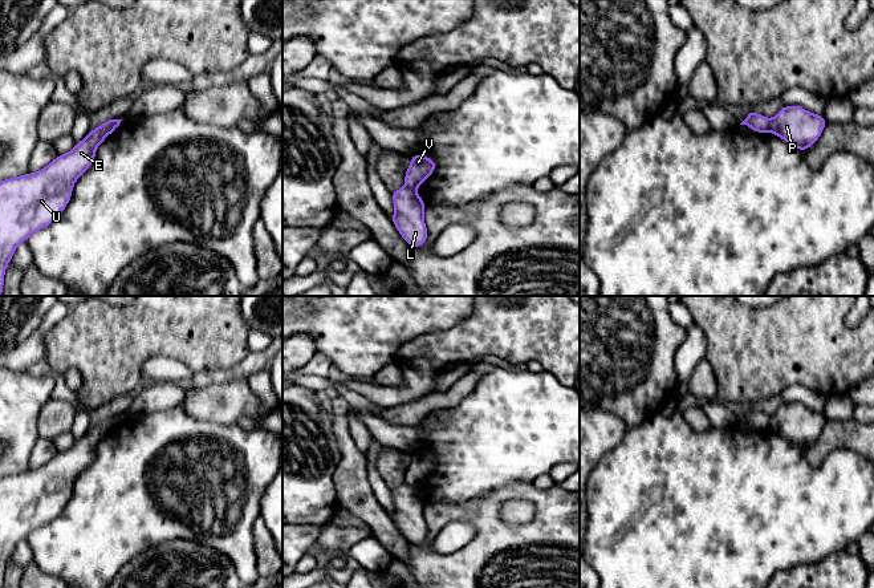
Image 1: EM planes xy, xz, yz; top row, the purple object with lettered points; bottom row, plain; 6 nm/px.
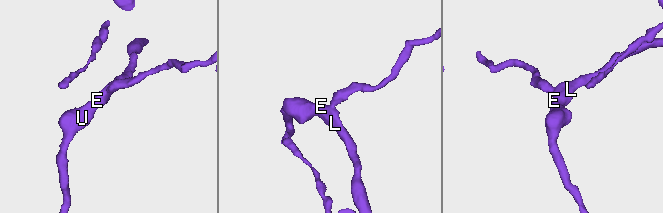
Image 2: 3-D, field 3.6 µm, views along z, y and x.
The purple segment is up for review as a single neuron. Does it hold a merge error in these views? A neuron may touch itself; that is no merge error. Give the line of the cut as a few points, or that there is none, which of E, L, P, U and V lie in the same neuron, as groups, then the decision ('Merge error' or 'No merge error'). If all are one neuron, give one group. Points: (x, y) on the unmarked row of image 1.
Split along yz (768, 417), (769, 428). Groups: E L P U / V. Merge error

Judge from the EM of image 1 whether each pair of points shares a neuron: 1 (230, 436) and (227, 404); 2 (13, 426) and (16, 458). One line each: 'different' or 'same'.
1: different
2: same

